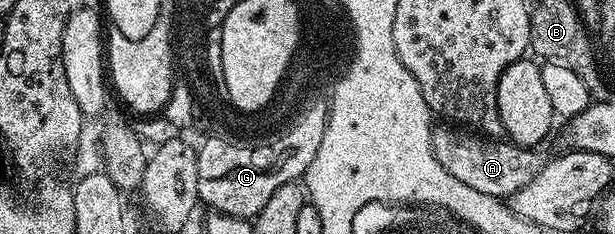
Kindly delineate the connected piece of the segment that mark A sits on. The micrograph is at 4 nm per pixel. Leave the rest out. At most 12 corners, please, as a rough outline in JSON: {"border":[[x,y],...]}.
{"border":[[441,125],[438,162],[481,194],[507,199],[543,170],[530,146]]}

